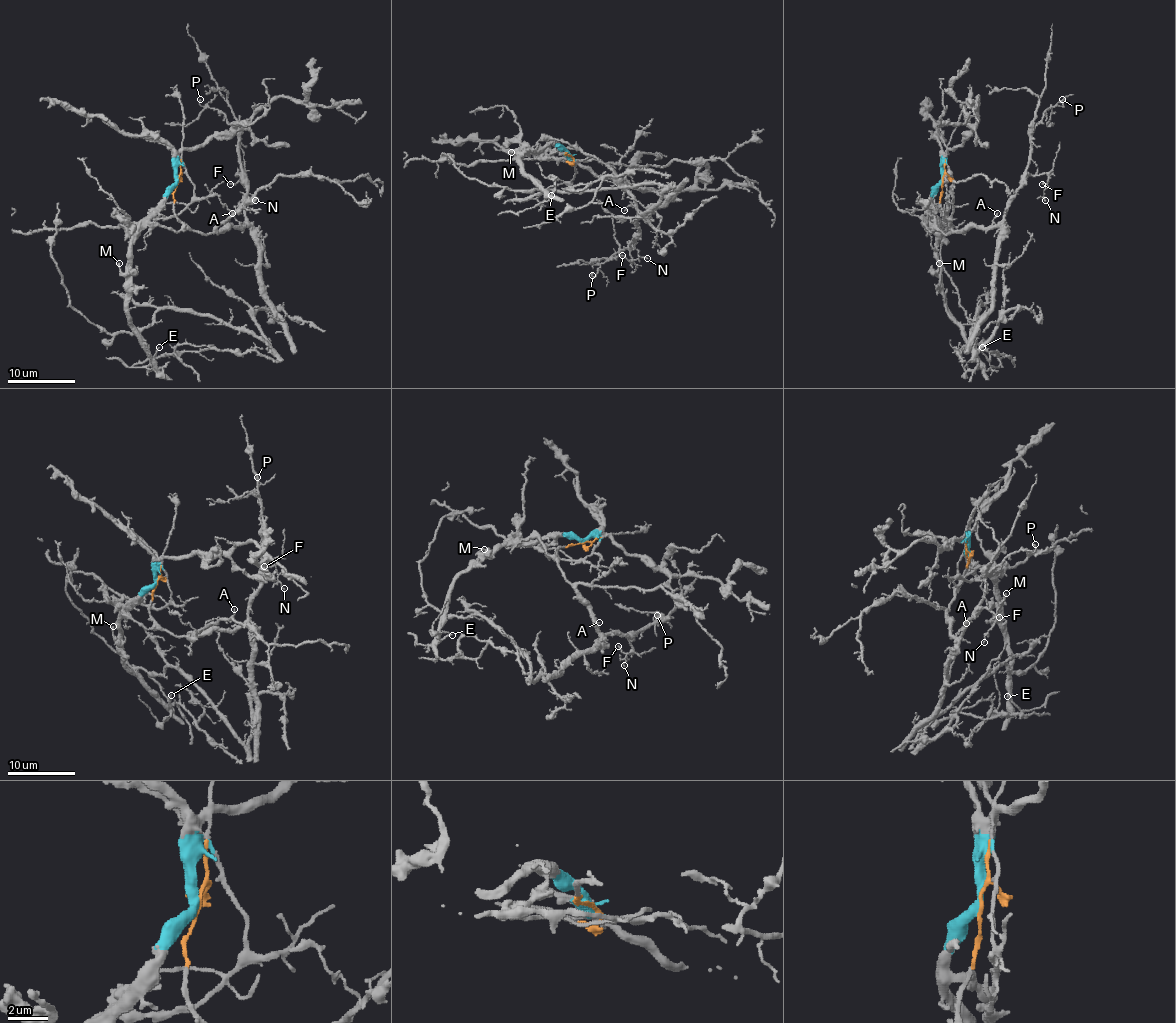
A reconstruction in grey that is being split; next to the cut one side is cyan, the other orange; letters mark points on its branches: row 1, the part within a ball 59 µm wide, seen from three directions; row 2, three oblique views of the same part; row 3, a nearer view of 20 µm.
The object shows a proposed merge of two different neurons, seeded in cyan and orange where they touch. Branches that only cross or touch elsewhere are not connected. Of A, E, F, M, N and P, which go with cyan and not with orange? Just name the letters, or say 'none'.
E, M

